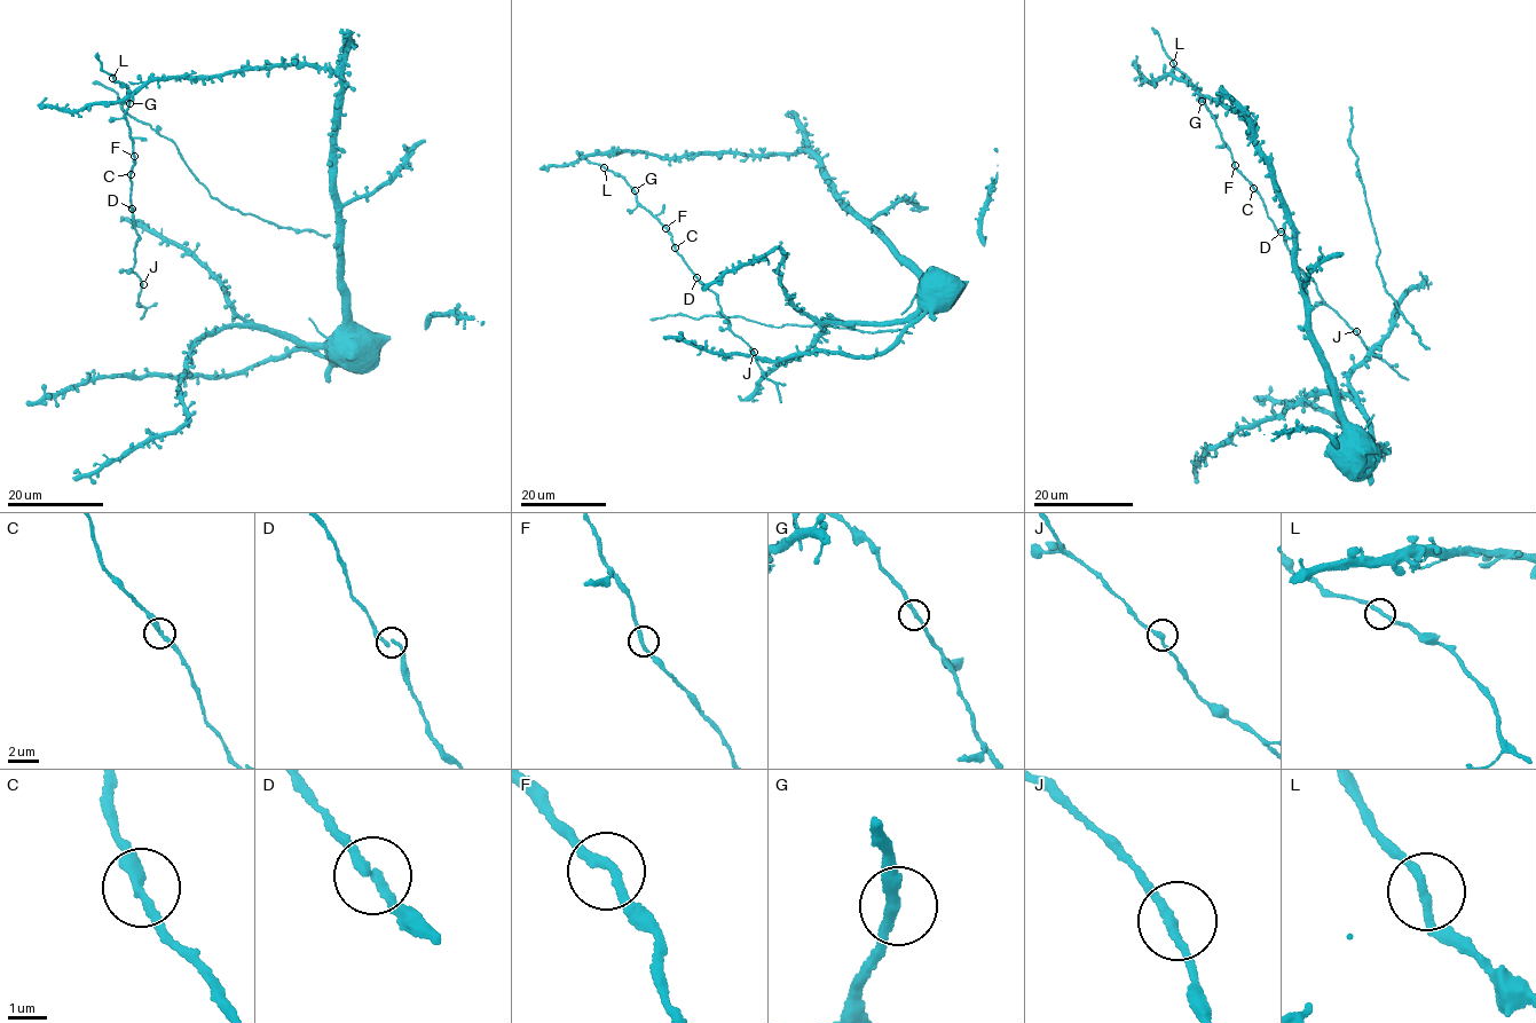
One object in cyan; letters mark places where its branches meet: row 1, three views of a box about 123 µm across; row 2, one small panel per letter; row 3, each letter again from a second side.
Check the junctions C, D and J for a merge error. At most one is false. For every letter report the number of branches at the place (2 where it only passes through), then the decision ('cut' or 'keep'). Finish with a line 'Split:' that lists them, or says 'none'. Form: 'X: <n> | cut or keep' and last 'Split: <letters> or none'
C: 2 | keep
D: 2 | keep
J: 2 | keep
Split: none

